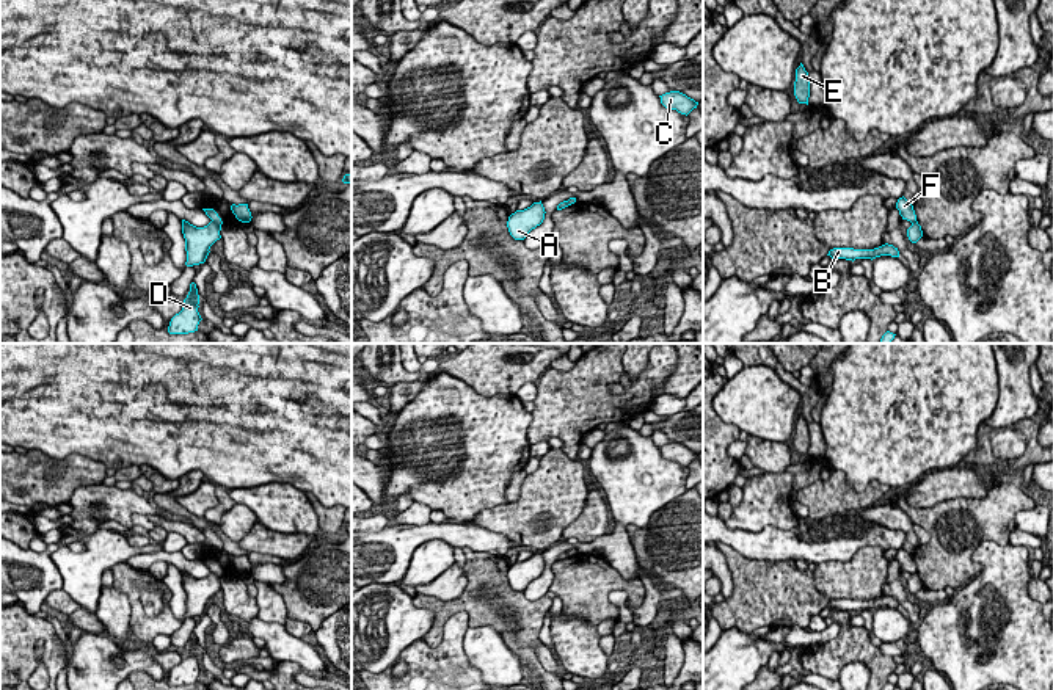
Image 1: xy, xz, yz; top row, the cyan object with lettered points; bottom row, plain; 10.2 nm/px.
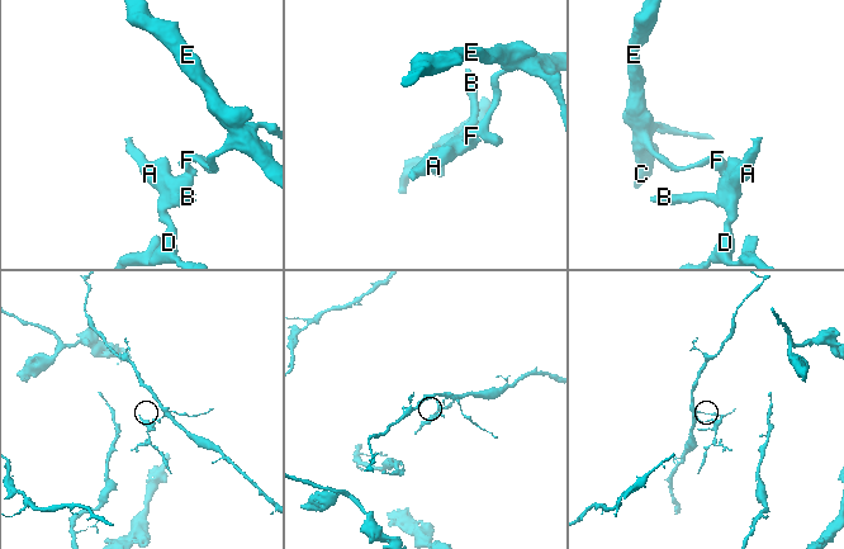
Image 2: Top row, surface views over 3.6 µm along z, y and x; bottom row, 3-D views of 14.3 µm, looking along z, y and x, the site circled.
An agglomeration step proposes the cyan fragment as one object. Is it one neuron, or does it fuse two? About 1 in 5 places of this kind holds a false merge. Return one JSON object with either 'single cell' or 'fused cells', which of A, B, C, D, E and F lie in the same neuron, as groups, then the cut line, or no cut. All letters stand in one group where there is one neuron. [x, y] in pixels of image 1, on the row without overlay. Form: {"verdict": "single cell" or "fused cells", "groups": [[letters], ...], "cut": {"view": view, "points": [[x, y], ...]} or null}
{"verdict": "fused cells", "groups": [["A", "B", "D"], ["C", "E", "F"]], "cut": {"view": "xy", "points": [[212, 571], [220, 577]]}}

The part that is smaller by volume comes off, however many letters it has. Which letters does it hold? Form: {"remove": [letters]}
{"remove": ["A", "B", "D"]}

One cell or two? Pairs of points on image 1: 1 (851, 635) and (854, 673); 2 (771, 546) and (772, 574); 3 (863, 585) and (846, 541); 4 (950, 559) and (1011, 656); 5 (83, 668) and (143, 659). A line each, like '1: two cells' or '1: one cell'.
1: two cells
2: two cells
3: two cells
4: two cells
5: one cell

